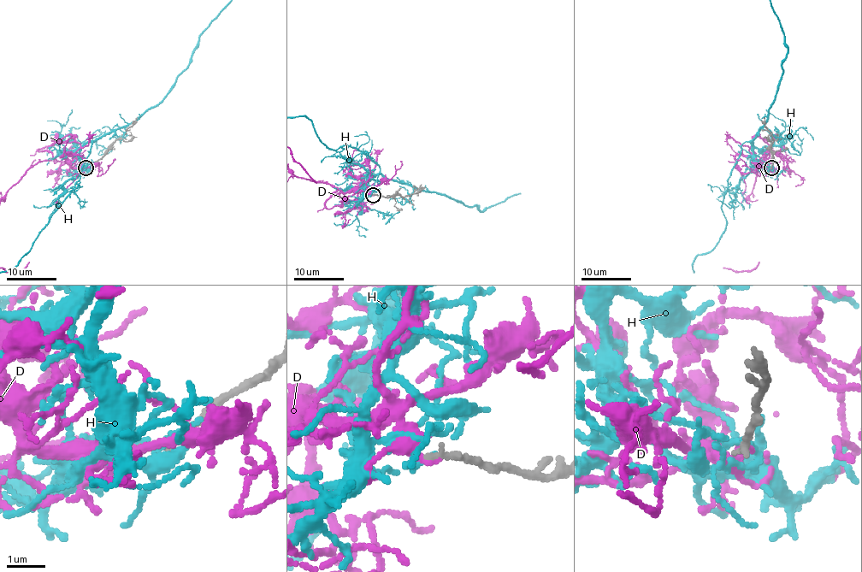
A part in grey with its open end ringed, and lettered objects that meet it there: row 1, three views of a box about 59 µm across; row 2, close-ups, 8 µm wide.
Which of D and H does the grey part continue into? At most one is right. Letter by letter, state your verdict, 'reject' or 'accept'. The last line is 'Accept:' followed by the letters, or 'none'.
D: accept
H: reject
Accept: D

